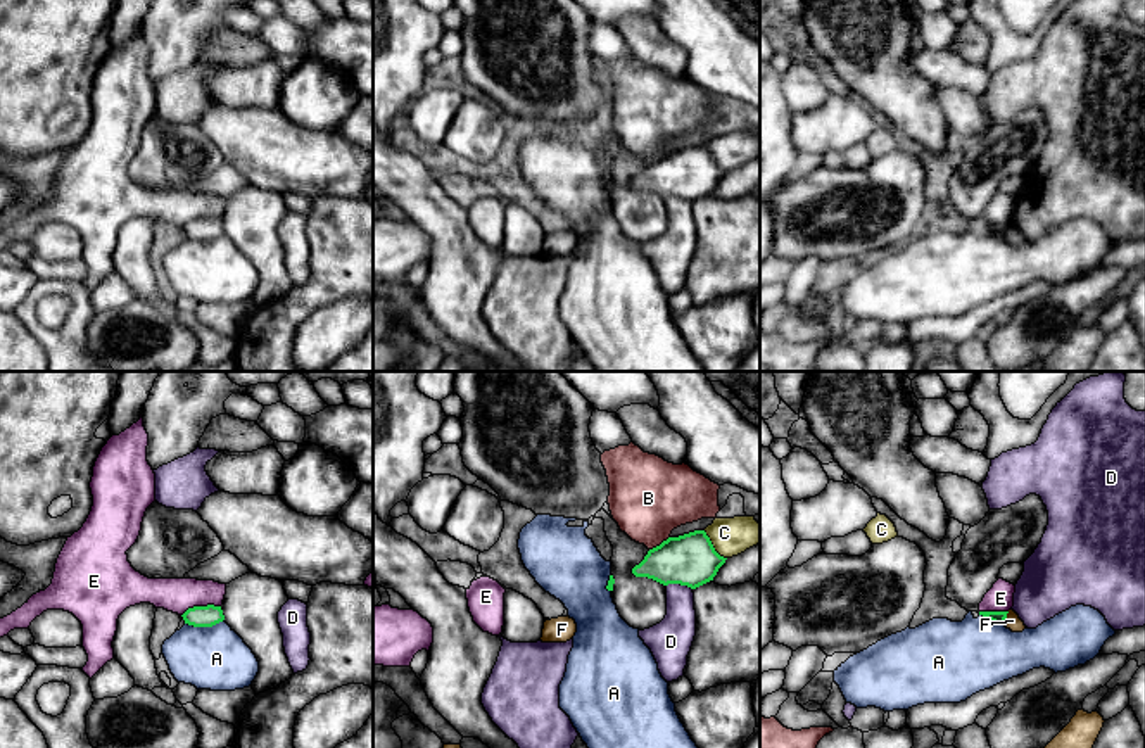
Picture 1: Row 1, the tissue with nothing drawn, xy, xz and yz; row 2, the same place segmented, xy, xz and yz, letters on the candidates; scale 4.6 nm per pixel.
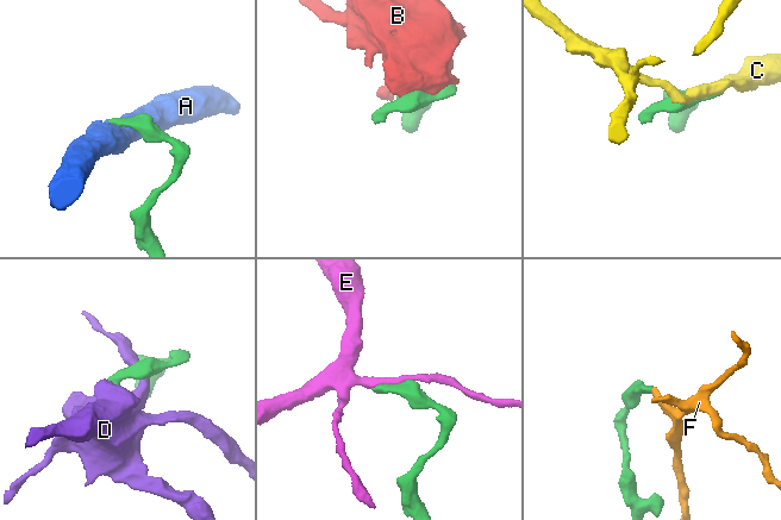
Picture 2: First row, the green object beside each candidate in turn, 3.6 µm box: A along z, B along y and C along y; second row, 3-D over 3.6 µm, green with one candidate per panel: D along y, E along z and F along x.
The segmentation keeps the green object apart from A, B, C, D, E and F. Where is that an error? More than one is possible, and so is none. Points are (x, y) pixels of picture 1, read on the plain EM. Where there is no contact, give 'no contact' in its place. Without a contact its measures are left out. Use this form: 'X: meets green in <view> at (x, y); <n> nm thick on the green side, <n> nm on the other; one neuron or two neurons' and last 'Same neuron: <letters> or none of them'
A: meets green in xy at (204, 239); 100 nm thick on the green side, 300 nm on the other; two neurons
B: meets green in xz at (660, 158); 240 nm thick on the green side, 360 nm on the other; two neurons
C: meets green in xz at (712, 159); 240 nm thick on the green side, 180 nm on the other; two neurons
D: meets green in xz at (679, 196); 240 nm thick on the green side, 180 nm on the other; two neurons
E: meets green in xy at (201, 220); 100 nm thick on the green side, 160 nm on the other; two neurons
F: meets green in yz at (1005, 230); 60 nm thick on the green side, 70 nm on the other; two neurons
Same neuron: none of them

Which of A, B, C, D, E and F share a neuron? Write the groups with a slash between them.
A / B / C / D / E / F

